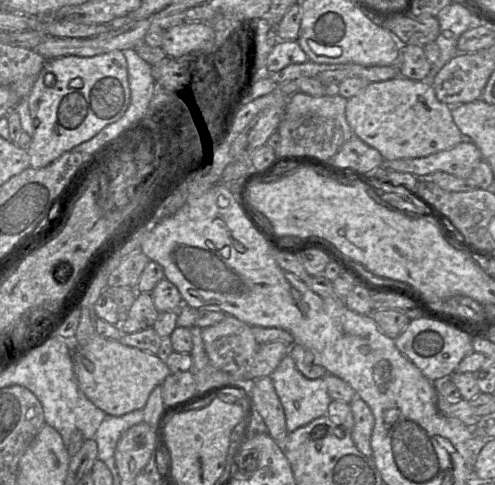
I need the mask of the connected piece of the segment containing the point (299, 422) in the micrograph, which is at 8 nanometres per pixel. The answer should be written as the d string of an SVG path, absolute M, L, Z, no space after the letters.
M286 355L270 375L276 394L283 406L288 433L307 425L312 420L326 414L332 399L322 378L308 379L299 372L290 355Z

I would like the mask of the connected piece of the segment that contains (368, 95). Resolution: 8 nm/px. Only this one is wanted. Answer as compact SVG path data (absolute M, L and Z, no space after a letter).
M398 76L387 81L371 82L362 92L347 99L346 119L353 134L378 150L384 160L426 157L461 143L462 133L454 123L452 108L437 99L429 81L414 81Z

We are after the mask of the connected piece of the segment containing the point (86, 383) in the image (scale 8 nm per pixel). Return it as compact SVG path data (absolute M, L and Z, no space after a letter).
M96 333L84 346L79 346L72 352L73 369L80 390L98 408L112 416L122 416L134 410L144 408L149 395L158 385L162 385L171 373L168 366L156 355L129 347L116 340L109 340Z

